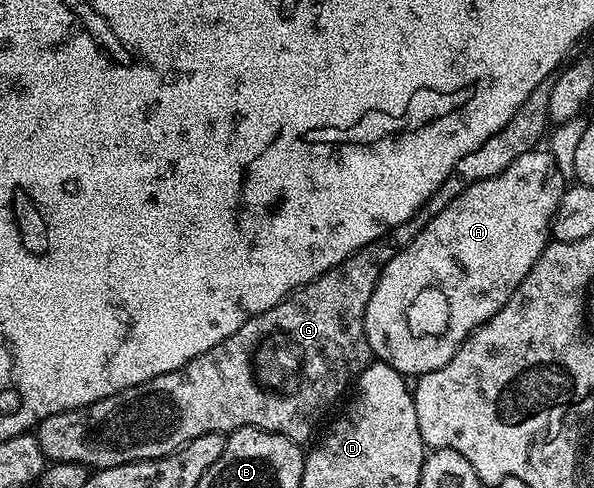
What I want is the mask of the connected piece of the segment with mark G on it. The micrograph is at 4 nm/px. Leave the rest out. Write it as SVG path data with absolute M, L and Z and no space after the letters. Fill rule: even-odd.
M552 78L535 85L535 89L531 89L531 97L519 105L515 117L511 117L511 121L507 121L499 133L487 137L487 141L483 141L475 153L467 153L463 164L465 179L461 173L448 175L439 190L431 193L429 200L410 219L391 227L388 235L380 235L374 243L368 243L350 259L343 260L304 287L294 289L271 309L251 317L251 321L239 325L231 337L219 341L219 345L207 349L207 353L195 357L171 373L163 373L143 385L129 387L89 407L77 407L73 411L55 413L40 420L35 434L46 460L54 463L82 463L90 469L114 467L144 459L161 459L164 455L172 455L180 447L186 447L195 437L238 431L241 427L277 431L291 441L308 444L314 438L313 430L332 409L333 402L348 387L350 390L351 384L371 362L369 342L365 336L365 310L387 261L402 251L433 220L433 216L443 213L443 209L447 209L447 205L451 205L451 201L455 201L455 197L465 191L467 184L493 179L503 173L511 161L519 161L523 153L534 150L540 144L537 142L546 138L550 126L549 94L552 88Z

